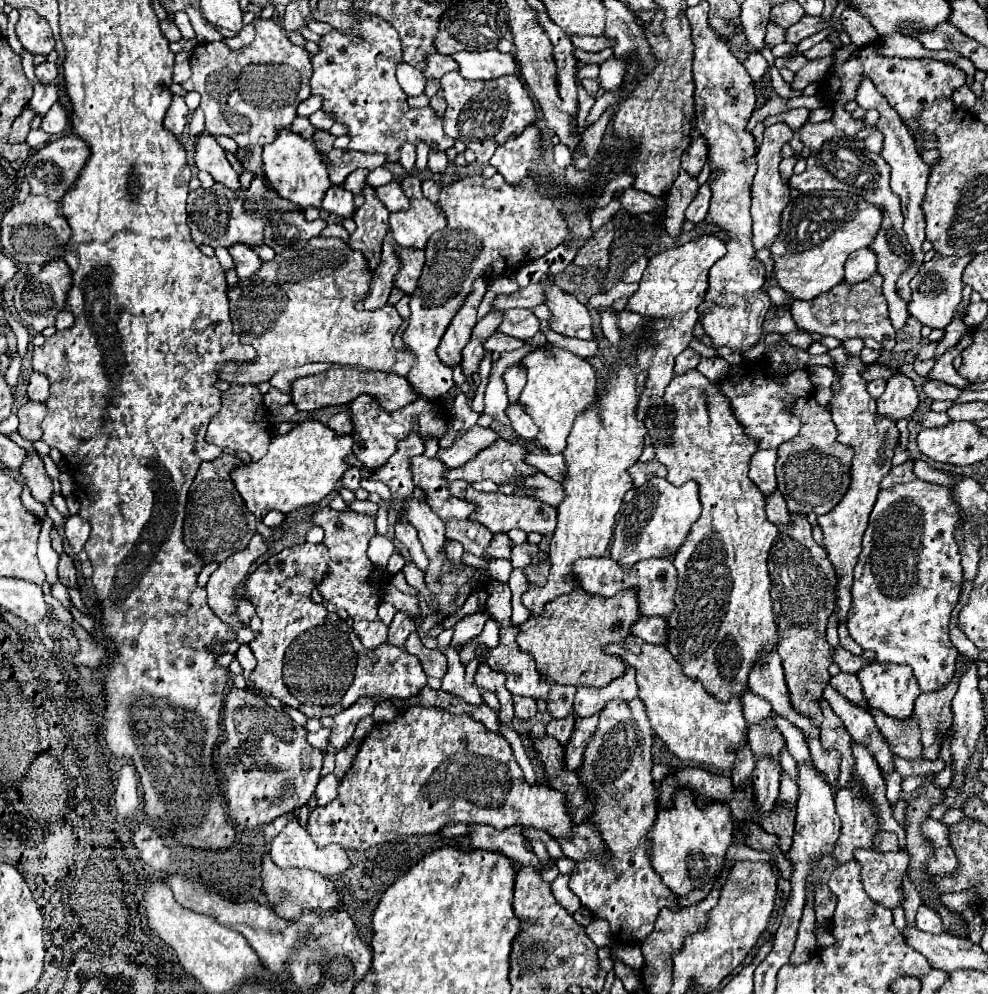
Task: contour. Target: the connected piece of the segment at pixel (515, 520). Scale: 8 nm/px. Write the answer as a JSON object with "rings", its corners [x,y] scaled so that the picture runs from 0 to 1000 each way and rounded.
{"rings":[[[472,483],[457,485],[455,495],[457,495],[457,499],[466,499],[468,503],[480,505],[484,509],[484,513],[476,519],[476,523],[490,527],[498,535],[514,535],[518,531],[526,531],[530,535],[545,535],[549,539],[555,539],[563,533],[565,511],[551,507],[549,503],[543,503],[538,499],[512,499],[508,495],[484,495]]]}

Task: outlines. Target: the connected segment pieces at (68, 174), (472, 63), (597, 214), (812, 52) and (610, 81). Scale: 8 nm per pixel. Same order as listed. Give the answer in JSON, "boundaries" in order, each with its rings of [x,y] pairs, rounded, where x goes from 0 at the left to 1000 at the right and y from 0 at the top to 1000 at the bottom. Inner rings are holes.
{"boundaries":[[[[67,135],[59,141],[49,143],[45,149],[36,151],[26,163],[26,181],[32,189],[32,195],[45,195],[55,203],[63,203],[65,195],[79,181],[85,165],[89,163],[89,157],[91,157],[89,145],[85,141],[81,141],[77,135]]],[[[506,50],[460,52],[457,58],[466,64],[466,74],[472,80],[498,80],[524,72],[524,64],[520,56],[508,54]]],[[[621,196],[617,202],[617,204],[610,209],[601,209],[597,215],[597,225],[599,231],[600,238],[606,229],[614,224],[619,217],[629,209],[629,205],[627,199]]],[[[832,40],[830,44],[826,44],[824,48],[816,50],[814,56],[820,58],[820,60],[826,60],[826,58],[834,58],[834,56],[842,56],[844,54],[844,48],[842,48],[842,40]]],[[[615,58],[609,66],[607,66],[607,85],[611,91],[621,91],[626,87],[626,80],[630,80],[630,72],[632,72],[632,64],[626,58]]]]}

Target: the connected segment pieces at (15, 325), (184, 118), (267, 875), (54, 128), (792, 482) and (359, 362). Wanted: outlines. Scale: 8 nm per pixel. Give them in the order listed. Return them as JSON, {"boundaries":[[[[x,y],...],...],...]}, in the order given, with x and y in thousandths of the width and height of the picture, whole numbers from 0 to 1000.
{"boundaries":[[[[12,318],[12,322],[6,322],[6,324],[12,328],[12,332],[14,332],[16,340],[18,340],[18,356],[20,356],[20,360],[24,360],[26,352],[28,352],[28,346],[30,346],[30,334],[28,334],[28,330],[24,326],[18,324],[16,318]]],[[[174,97],[174,105],[172,105],[170,113],[168,113],[166,127],[172,133],[176,133],[178,137],[182,137],[186,133],[188,125],[190,125],[190,115],[192,115],[192,111],[190,111],[186,99],[184,97]]],[[[267,859],[267,863],[265,863],[265,889],[267,889],[267,897],[271,901],[273,911],[285,924],[304,924],[304,920],[308,918],[308,907],[314,901],[318,903],[316,911],[320,911],[328,918],[342,913],[342,899],[338,895],[338,889],[332,883],[328,883],[324,879],[318,879],[318,877],[312,877],[312,875],[308,875],[308,877],[287,877],[275,867],[273,859]]],[[[57,103],[49,111],[49,115],[43,119],[43,127],[40,129],[47,131],[47,133],[51,133],[51,135],[63,135],[67,131],[69,123],[71,123],[71,117],[69,117],[67,109],[61,103]]],[[[822,398],[810,400],[802,414],[812,423],[812,433],[808,441],[796,445],[787,451],[787,465],[785,465],[785,481],[787,493],[794,497],[798,511],[810,517],[838,517],[852,501],[854,495],[860,491],[862,485],[862,451],[848,445],[846,427],[840,421],[838,410],[830,408]]],[[[316,239],[306,252],[287,252],[275,264],[267,264],[263,274],[253,282],[241,282],[239,290],[231,292],[233,298],[233,318],[237,324],[237,334],[245,344],[251,344],[259,352],[259,362],[255,366],[233,364],[221,376],[223,382],[233,386],[263,386],[271,384],[283,370],[300,370],[312,364],[332,364],[332,366],[356,366],[366,370],[383,370],[389,374],[401,374],[411,378],[421,364],[421,356],[415,350],[403,352],[399,348],[399,338],[407,330],[407,318],[397,306],[385,312],[360,312],[358,308],[372,298],[372,286],[377,272],[368,262],[366,254],[356,252],[344,239]]]]}

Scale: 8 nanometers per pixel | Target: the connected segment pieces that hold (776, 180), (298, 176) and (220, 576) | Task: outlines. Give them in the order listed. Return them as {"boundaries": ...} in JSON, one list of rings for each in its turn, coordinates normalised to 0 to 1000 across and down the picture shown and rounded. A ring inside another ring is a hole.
{"boundaries":[[[[785,123],[785,125],[781,125],[773,131],[773,143],[765,153],[767,171],[765,171],[765,177],[763,177],[763,183],[761,183],[761,209],[759,209],[761,223],[763,223],[763,249],[765,252],[781,249],[781,245],[785,243],[785,237],[789,235],[789,217],[791,217],[794,209],[800,203],[800,191],[798,191],[798,187],[794,187],[794,183],[789,179],[789,173],[787,173],[787,165],[791,161],[789,159],[789,149],[796,143],[802,147],[802,151],[806,155],[810,155],[812,149],[814,149],[808,135],[804,135],[802,129],[796,123]]],[[[283,129],[279,141],[265,147],[265,171],[273,185],[283,193],[283,197],[300,203],[304,209],[324,209],[326,197],[334,189],[332,167],[326,159],[326,153],[320,149],[318,139],[306,139],[294,129]]],[[[259,537],[253,547],[247,551],[247,555],[239,555],[231,563],[227,563],[221,573],[213,579],[209,594],[211,594],[211,610],[215,616],[233,630],[243,630],[245,626],[239,620],[239,612],[235,608],[235,602],[241,600],[239,590],[253,577],[253,569],[257,563],[261,563],[271,551],[271,545],[265,543],[263,537]]]]}

